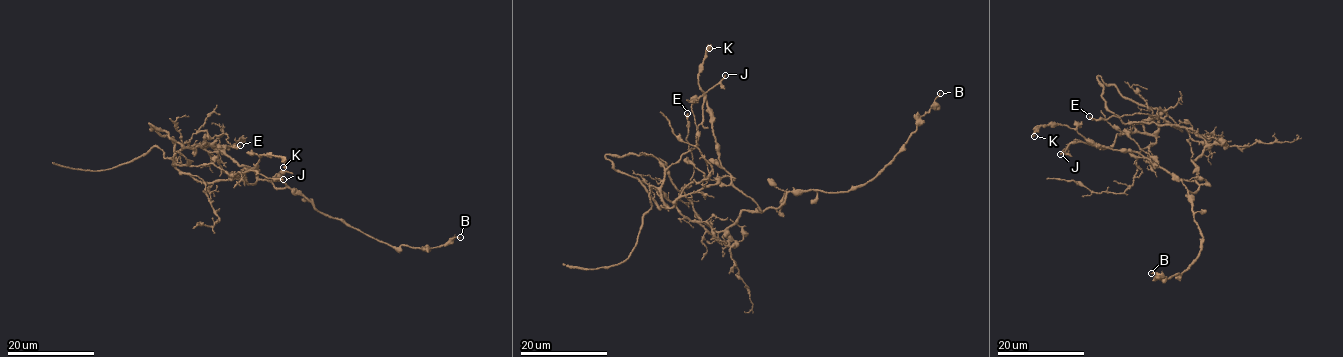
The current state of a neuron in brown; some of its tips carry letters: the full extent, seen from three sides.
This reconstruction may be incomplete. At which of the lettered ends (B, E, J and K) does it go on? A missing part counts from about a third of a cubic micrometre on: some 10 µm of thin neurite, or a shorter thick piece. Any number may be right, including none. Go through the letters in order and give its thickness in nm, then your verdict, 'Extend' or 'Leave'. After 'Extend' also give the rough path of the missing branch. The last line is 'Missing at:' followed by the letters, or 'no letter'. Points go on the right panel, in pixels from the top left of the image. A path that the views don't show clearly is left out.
B: Thickness 150 nm. Leave
E: Thickness 320 nm. Leave
J: Thickness 240 nm. Leave
K: Thickness 220 nm. Leave
Missing at: no letter

